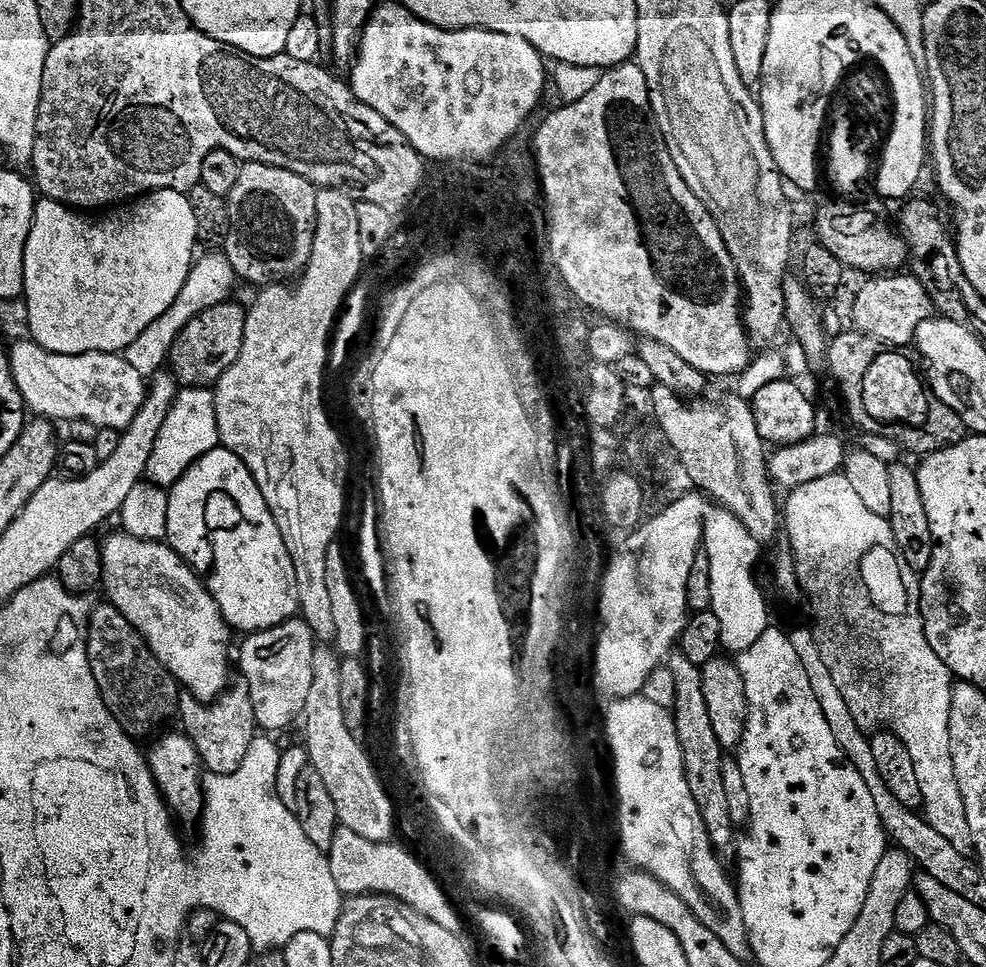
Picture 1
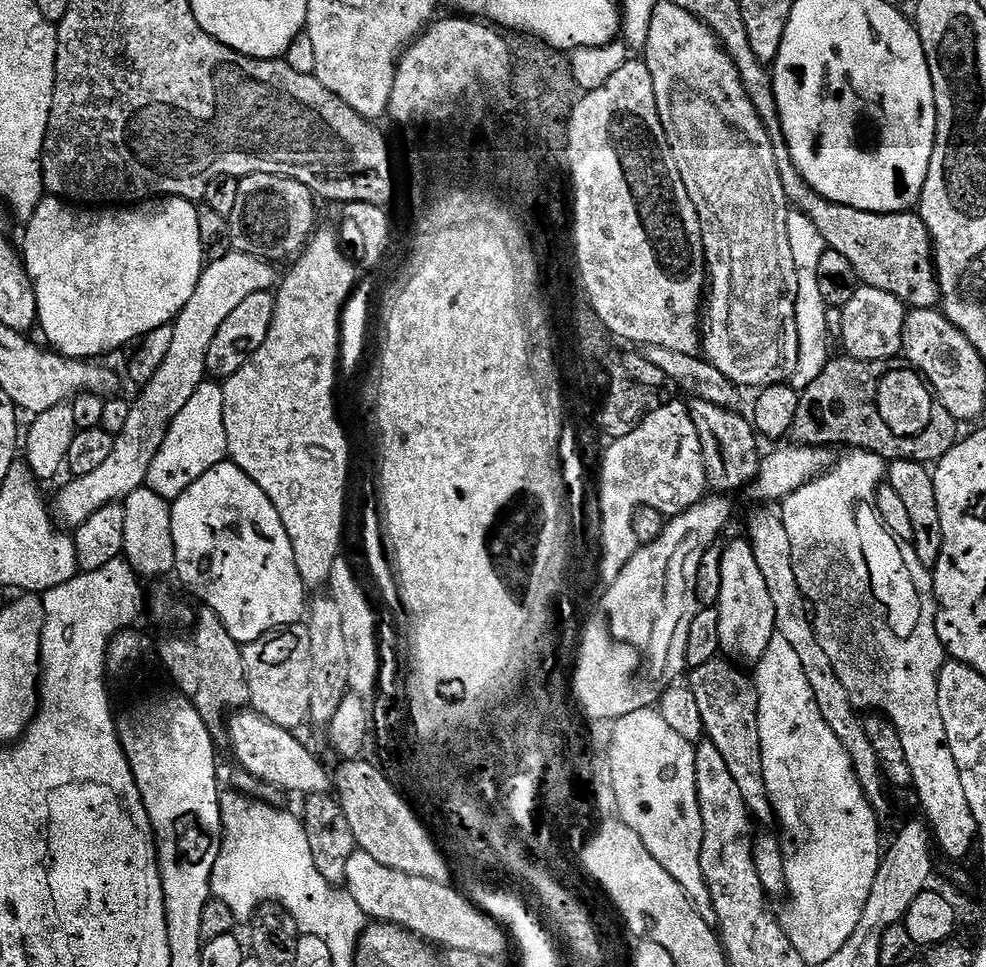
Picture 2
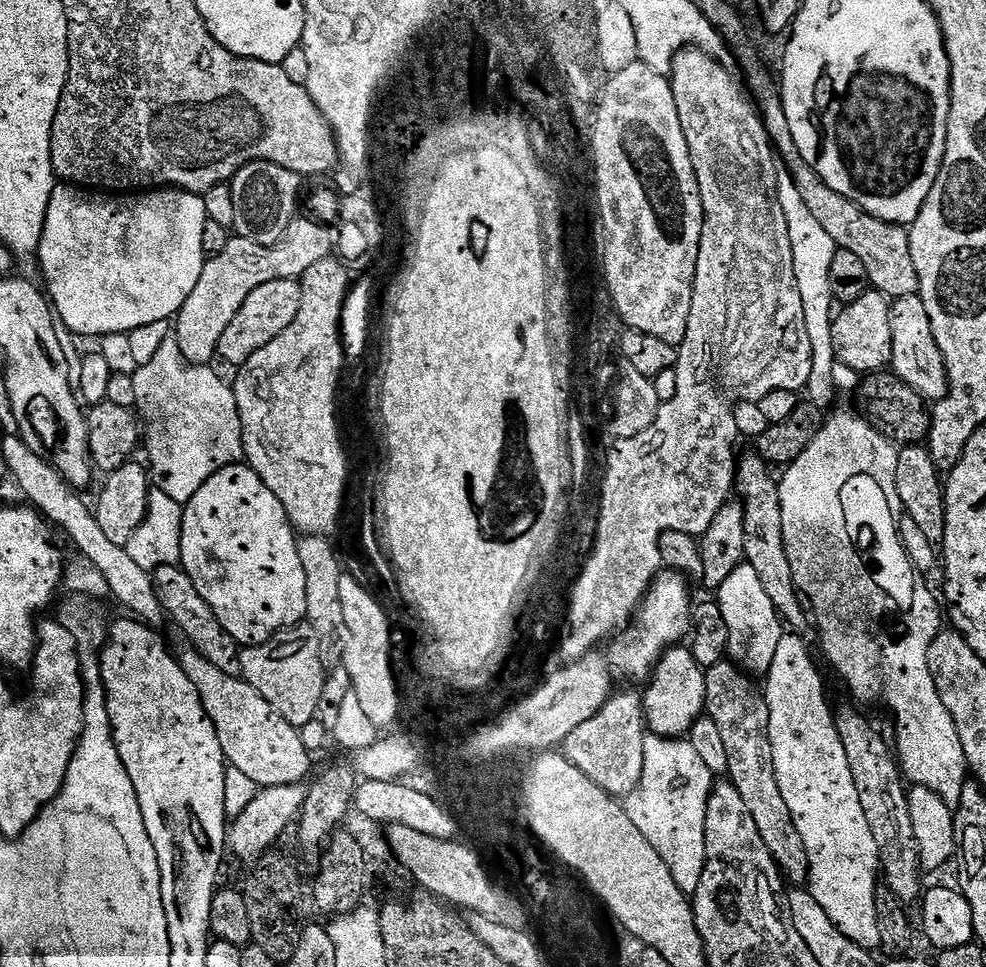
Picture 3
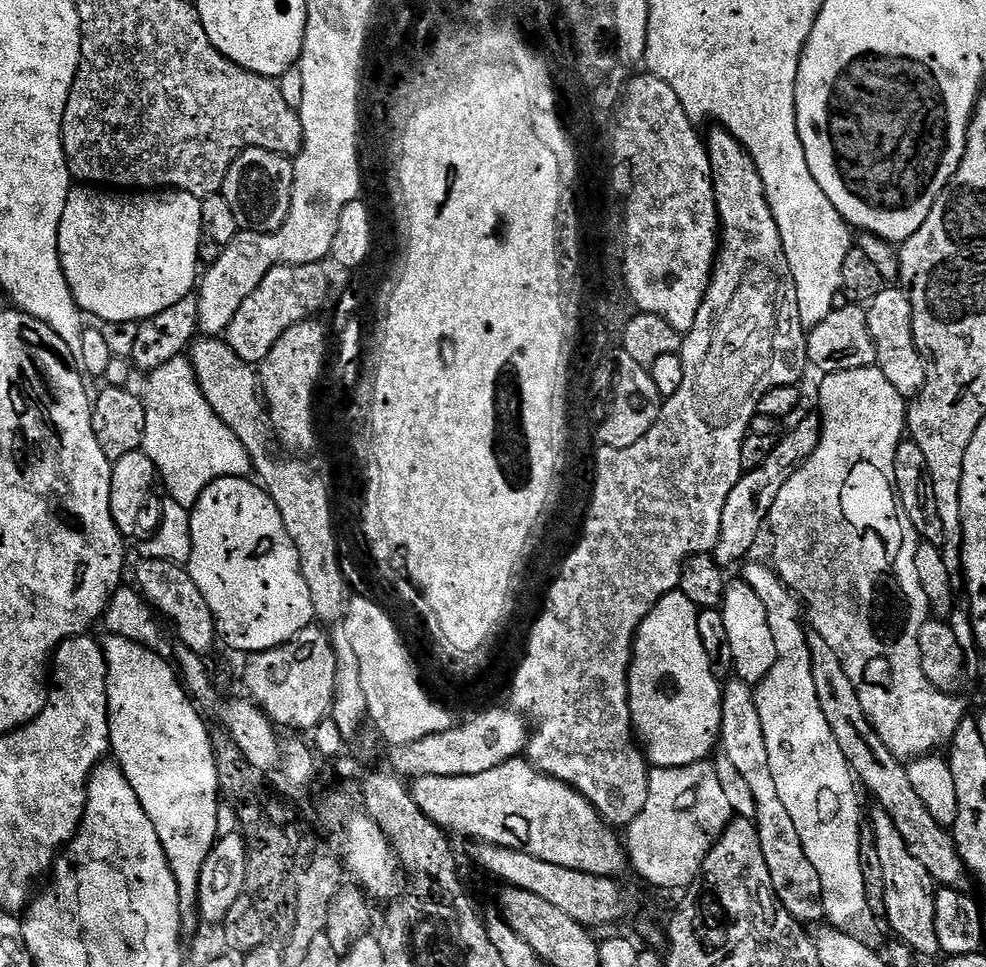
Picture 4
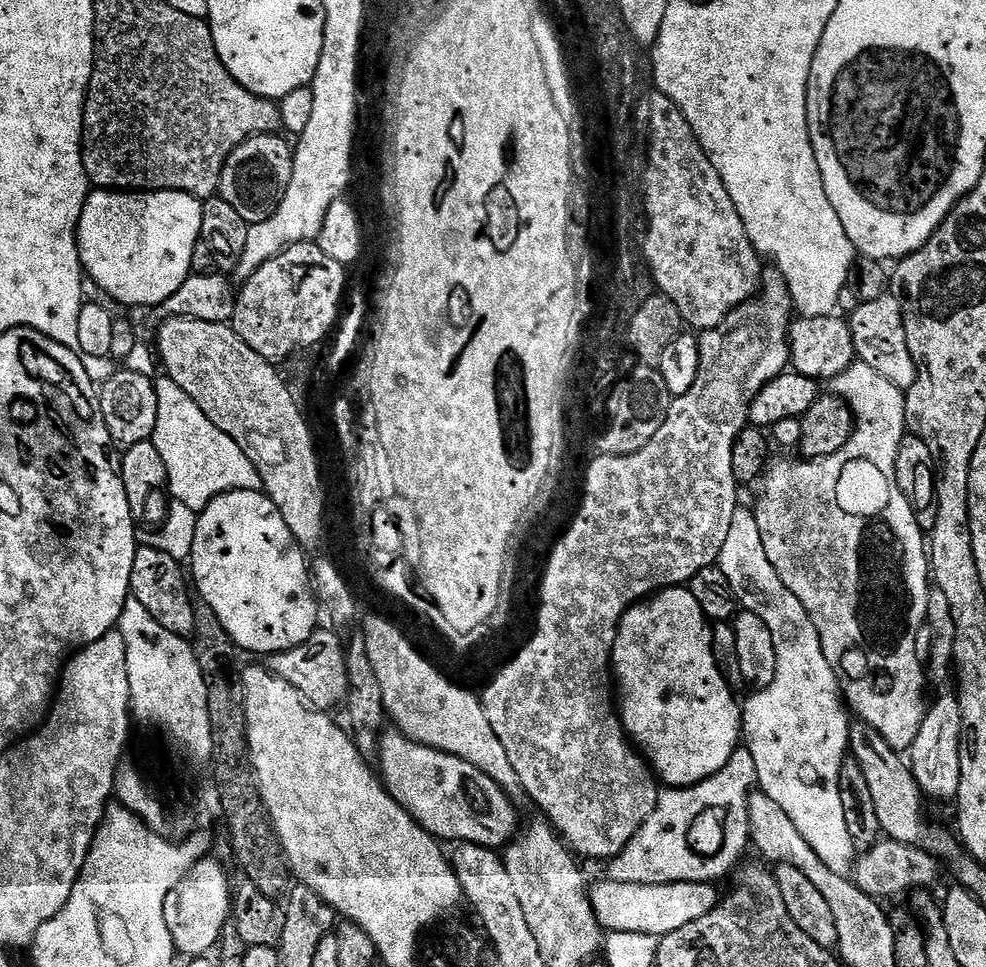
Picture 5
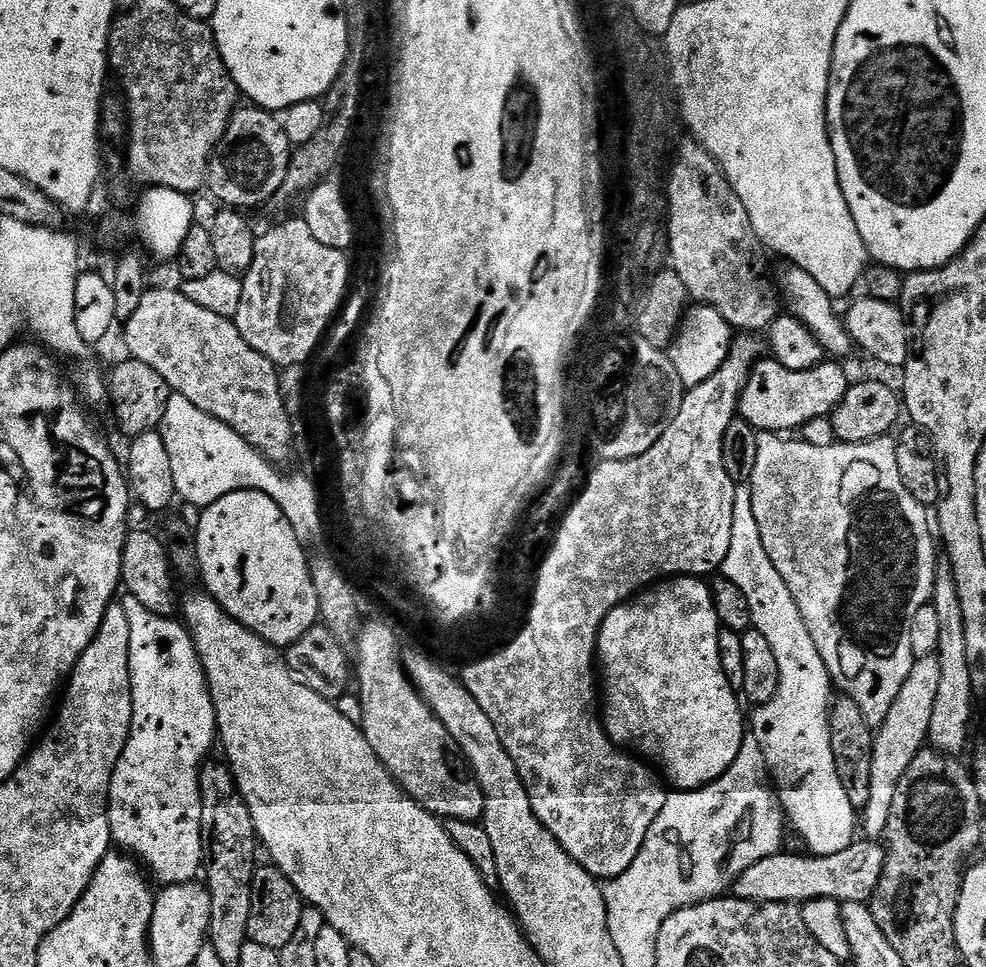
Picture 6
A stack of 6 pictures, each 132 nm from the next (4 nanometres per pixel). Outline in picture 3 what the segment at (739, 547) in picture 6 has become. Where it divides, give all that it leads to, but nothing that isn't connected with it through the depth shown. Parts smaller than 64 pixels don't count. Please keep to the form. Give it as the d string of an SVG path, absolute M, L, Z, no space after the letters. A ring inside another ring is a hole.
M785 631L782 642L778 642L778 654L774 654L774 666L770 666L766 677L766 683L762 691L768 709L770 710L770 746L774 750L774 774L778 778L778 790L782 790L782 799L790 809L790 818L794 818L794 826L798 826L798 834L802 834L802 846L808 855L808 883L812 896L817 900L822 910L830 916L830 921L841 931L846 939L853 940L858 947L867 950L879 949L878 942L878 918L876 917L876 889L878 877L881 875L880 859L878 858L878 846L874 843L874 834L870 834L870 826L866 823L866 814L862 814L862 802L858 802L858 790L854 790L854 778L850 775L850 762L846 762L846 750L842 750L842 742L838 738L836 729L836 717L833 705L828 705L828 696L824 693L824 680L808 653L809 645L795 632Z

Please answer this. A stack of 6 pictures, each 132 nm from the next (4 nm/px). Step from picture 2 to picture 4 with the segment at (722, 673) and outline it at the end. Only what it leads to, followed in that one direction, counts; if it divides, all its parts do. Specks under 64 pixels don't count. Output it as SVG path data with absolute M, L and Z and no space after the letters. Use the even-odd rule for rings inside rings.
M732 678L723 685L719 747L722 755L734 762L738 774L742 774L742 779L750 786L750 794L754 794L758 842L762 842L762 854L766 857L770 882L778 902L801 924L819 925L825 919L822 878L818 878L818 870L814 870L810 863L802 837L794 827L794 818L786 814L786 806L782 806L782 798L778 798L778 786L774 782L774 773L770 771L770 750L766 750L766 734L762 732L762 718L758 716L756 693L753 685L745 680Z

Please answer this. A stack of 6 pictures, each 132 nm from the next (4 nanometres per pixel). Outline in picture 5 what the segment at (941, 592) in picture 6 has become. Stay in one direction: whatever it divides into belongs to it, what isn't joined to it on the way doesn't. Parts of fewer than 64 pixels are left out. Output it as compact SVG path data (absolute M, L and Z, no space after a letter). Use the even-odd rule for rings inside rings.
M955 695L940 696L933 704L931 701L930 707L924 713L922 730L918 738L914 738L910 749L910 767L925 797L933 796L936 800L955 801L958 786L962 782L961 734L962 710Z

